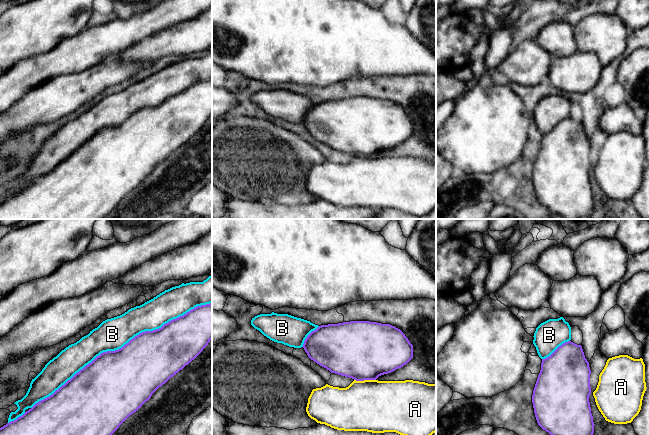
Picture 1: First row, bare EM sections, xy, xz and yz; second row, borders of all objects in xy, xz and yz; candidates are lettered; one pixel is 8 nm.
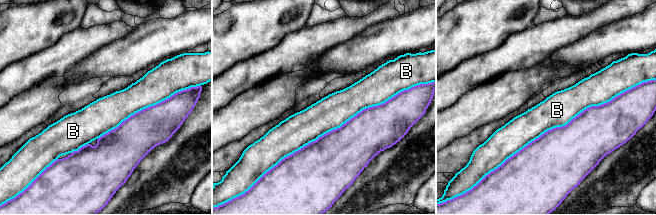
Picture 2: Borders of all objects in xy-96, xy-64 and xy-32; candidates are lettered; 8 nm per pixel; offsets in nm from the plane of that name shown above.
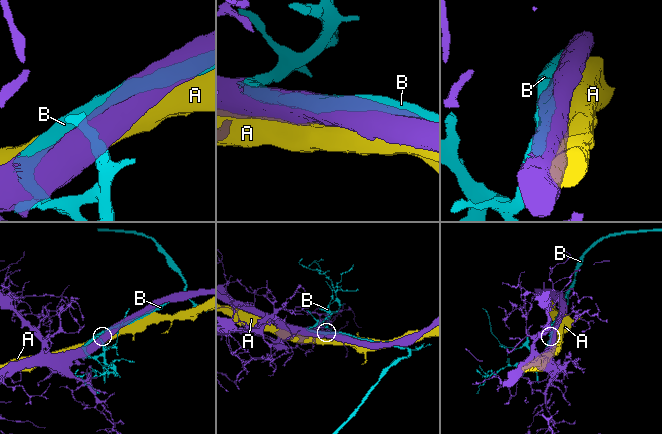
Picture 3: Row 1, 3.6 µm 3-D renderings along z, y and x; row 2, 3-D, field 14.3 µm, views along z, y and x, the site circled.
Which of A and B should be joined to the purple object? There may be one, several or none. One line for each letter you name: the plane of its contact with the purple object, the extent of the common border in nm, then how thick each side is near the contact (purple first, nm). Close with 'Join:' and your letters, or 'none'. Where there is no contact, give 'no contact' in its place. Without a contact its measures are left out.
B: contact in xy; length 1700 nm; calibres 480 and 260 nm
Join: B

